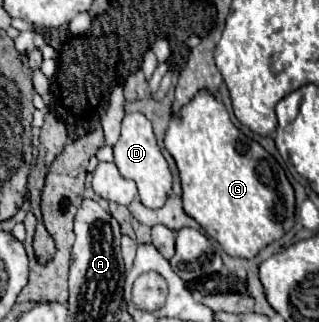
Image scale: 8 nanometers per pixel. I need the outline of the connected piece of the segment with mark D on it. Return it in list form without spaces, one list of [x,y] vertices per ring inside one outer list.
[[[127,113],[123,117],[123,123],[121,123],[121,135],[119,135],[119,141],[113,145],[113,159],[115,159],[115,165],[121,173],[121,177],[125,179],[131,179],[137,183],[137,189],[139,189],[139,199],[145,207],[149,209],[157,209],[165,203],[169,191],[171,191],[171,171],[167,167],[167,161],[163,159],[159,147],[157,147],[157,141],[155,141],[155,135],[153,135],[153,129],[151,129],[151,123],[147,121],[145,115],[141,113]]]

